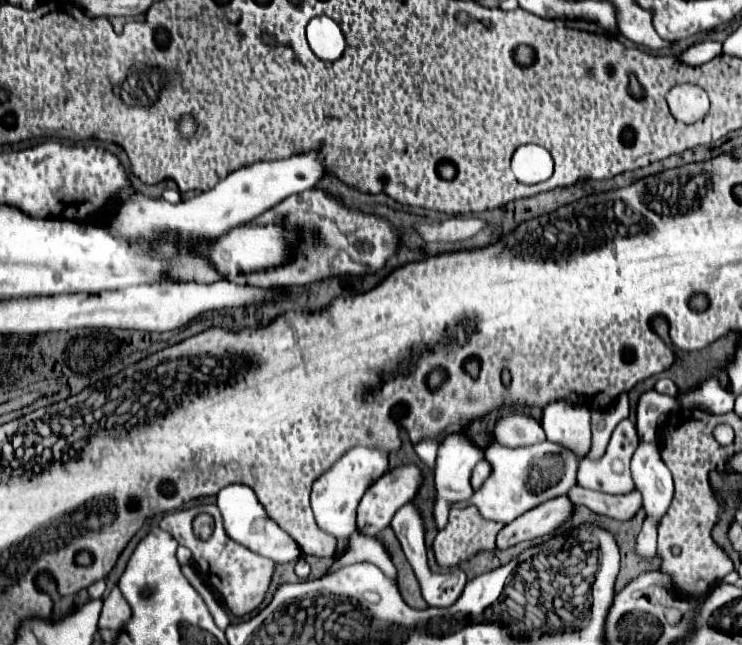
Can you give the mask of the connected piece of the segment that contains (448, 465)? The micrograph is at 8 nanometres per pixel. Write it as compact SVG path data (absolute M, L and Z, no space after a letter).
M454 433L450 437L446 437L446 441L440 445L438 449L438 459L436 459L436 501L434 501L434 521L436 521L436 529L444 529L448 523L448 511L452 503L464 501L468 499L474 491L470 487L470 475L474 465L482 461L482 449L474 447L462 433Z

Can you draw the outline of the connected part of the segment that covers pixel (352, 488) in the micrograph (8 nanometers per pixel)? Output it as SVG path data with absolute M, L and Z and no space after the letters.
M354 447L336 461L324 475L320 475L312 485L312 511L316 523L326 533L336 539L346 539L356 531L356 507L364 491L388 471L388 453L374 447Z

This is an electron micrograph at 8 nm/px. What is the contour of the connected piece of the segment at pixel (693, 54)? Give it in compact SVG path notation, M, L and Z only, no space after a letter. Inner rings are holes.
M702 41L702 43L694 43L692 47L688 47L680 59L684 65L702 65L712 61L714 57L722 55L722 43L720 41Z

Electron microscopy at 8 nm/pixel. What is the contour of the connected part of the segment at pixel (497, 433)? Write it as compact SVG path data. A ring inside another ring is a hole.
M507 411L500 415L494 427L494 437L502 445L511 448L546 441L546 433L544 433L542 425L532 415L516 411ZM518 439L522 439L522 441L518 441Z

